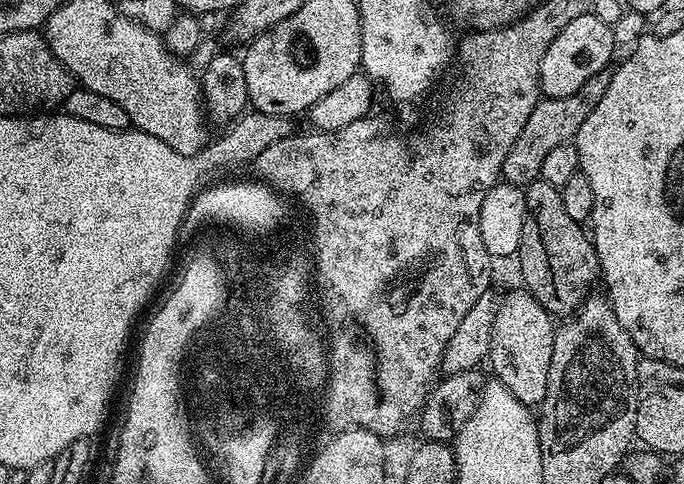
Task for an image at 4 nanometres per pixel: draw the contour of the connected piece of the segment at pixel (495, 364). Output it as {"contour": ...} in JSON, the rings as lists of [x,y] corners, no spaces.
{"contour":[[[527,290],[512,292],[499,301],[492,337],[488,347],[487,363],[492,364],[491,375],[518,398],[518,402],[539,406],[546,398],[550,378],[550,358],[554,354],[556,328],[553,317]]]}

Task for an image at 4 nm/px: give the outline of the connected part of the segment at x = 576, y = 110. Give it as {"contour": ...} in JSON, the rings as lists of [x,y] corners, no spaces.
{"contour":[[[605,70],[594,74],[574,94],[566,94],[566,98],[542,98],[534,106],[534,114],[526,118],[526,126],[518,130],[518,138],[514,138],[514,146],[510,146],[510,154],[506,154],[506,162],[502,173],[507,183],[517,186],[527,186],[539,177],[542,170],[542,161],[546,153],[555,150],[557,146],[570,144],[575,141],[578,130],[586,118],[590,118],[590,110],[598,106],[602,94],[606,94],[606,86],[610,86],[612,72]]]}

